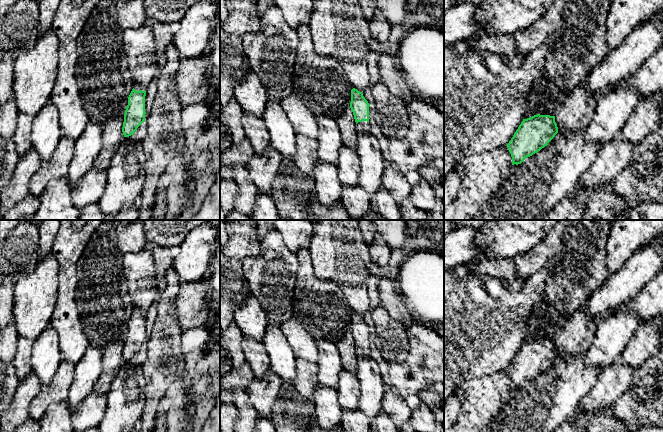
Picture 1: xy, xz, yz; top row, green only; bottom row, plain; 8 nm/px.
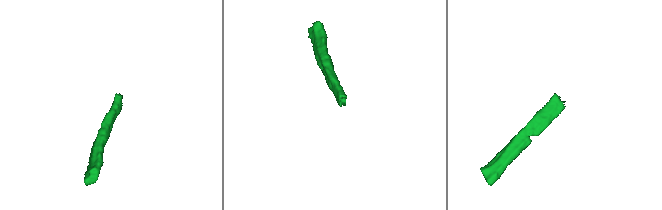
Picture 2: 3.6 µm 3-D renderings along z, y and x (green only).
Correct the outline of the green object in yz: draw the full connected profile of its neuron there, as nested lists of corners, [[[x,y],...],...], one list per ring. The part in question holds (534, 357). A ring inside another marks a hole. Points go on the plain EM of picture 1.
[[[537,338],[523,343],[507,368],[512,381],[512,389],[521,388],[525,382],[540,375],[557,357],[555,340]]]

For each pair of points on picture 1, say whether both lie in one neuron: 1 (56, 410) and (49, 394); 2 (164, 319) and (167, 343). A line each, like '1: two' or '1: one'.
1: two
2: one

